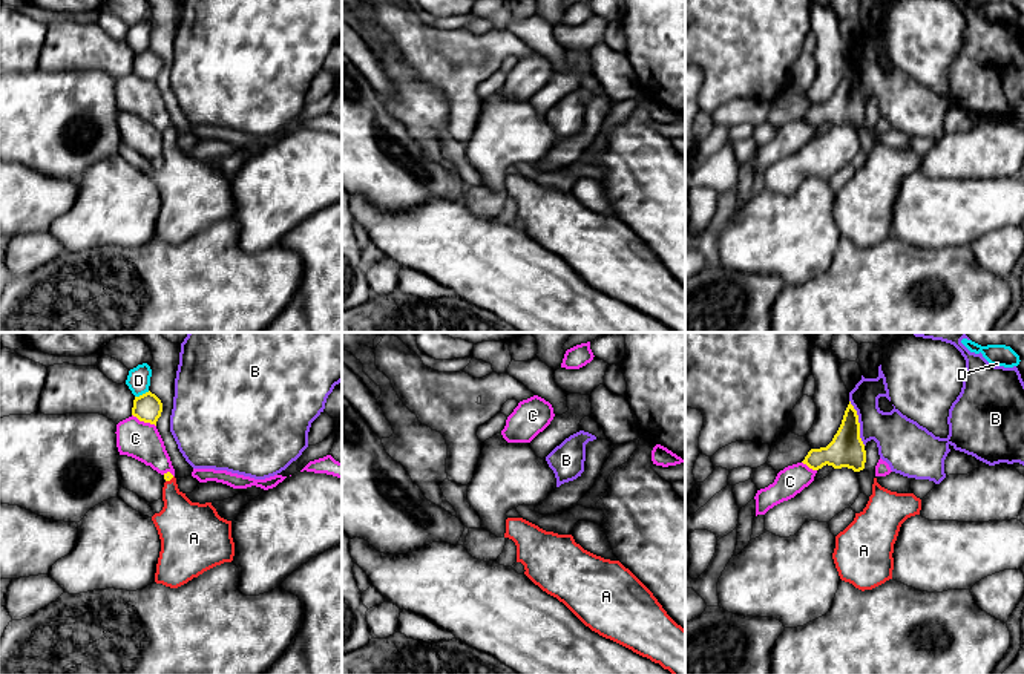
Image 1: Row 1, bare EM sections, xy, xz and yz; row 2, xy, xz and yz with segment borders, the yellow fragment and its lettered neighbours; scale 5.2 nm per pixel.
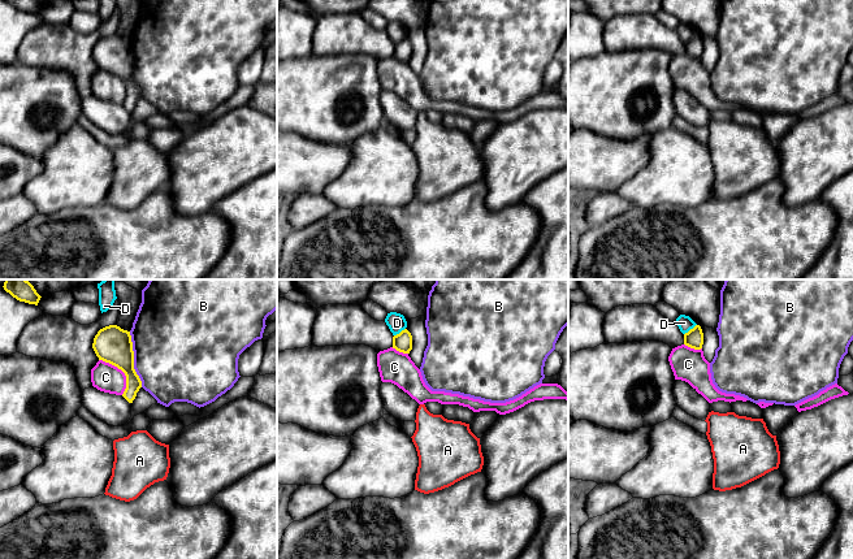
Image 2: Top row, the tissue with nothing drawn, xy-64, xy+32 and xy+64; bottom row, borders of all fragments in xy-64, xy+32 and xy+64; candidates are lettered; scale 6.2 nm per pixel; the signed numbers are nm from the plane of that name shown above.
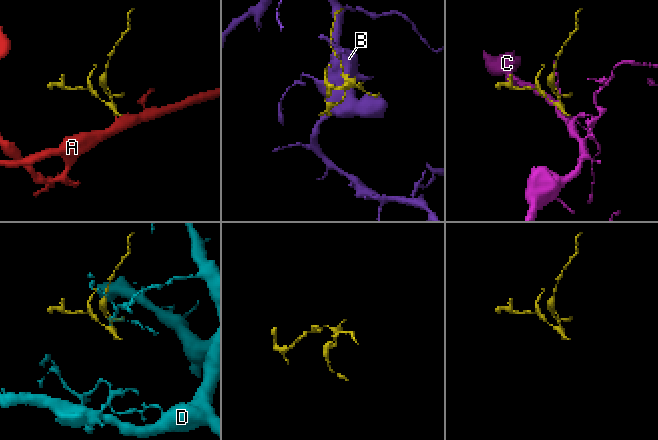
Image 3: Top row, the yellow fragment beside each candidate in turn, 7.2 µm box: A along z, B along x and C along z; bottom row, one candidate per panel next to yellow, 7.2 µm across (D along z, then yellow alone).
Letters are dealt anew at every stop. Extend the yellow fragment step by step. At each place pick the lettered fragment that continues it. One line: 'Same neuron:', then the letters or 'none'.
Same neuron: A

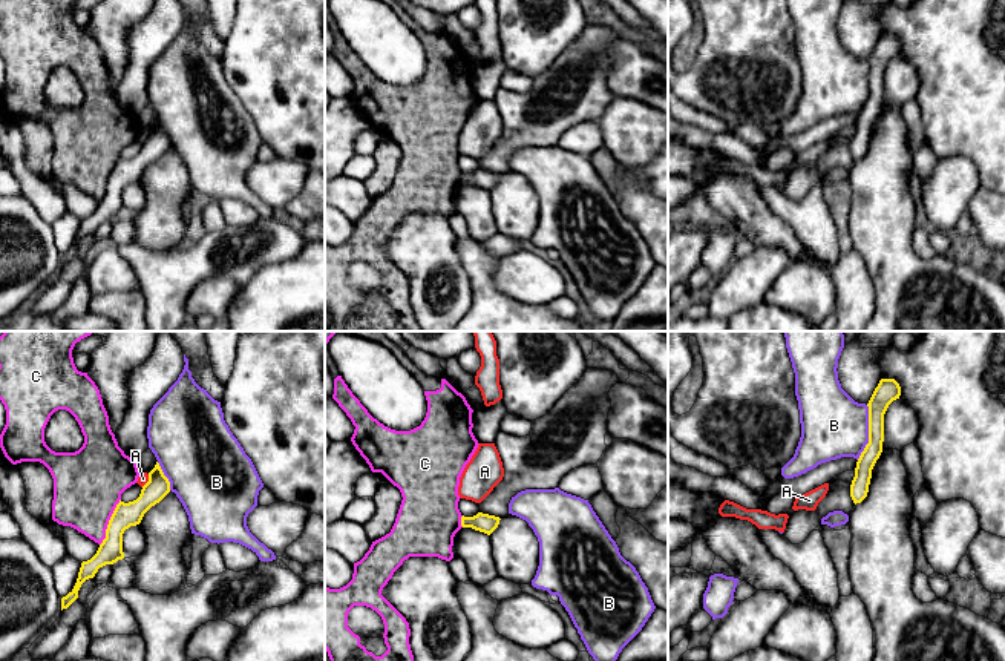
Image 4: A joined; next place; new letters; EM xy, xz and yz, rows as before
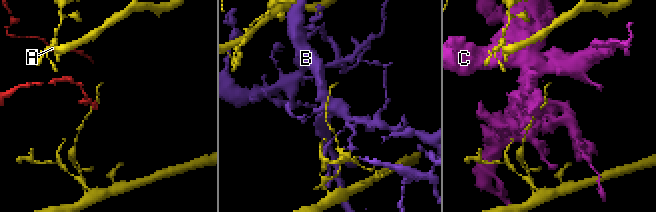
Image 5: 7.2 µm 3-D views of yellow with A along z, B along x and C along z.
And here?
Same neuron: none

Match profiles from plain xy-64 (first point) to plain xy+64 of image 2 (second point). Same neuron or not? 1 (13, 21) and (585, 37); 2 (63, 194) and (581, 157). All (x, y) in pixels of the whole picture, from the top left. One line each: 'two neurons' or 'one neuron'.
1: one neuron
2: two neurons

